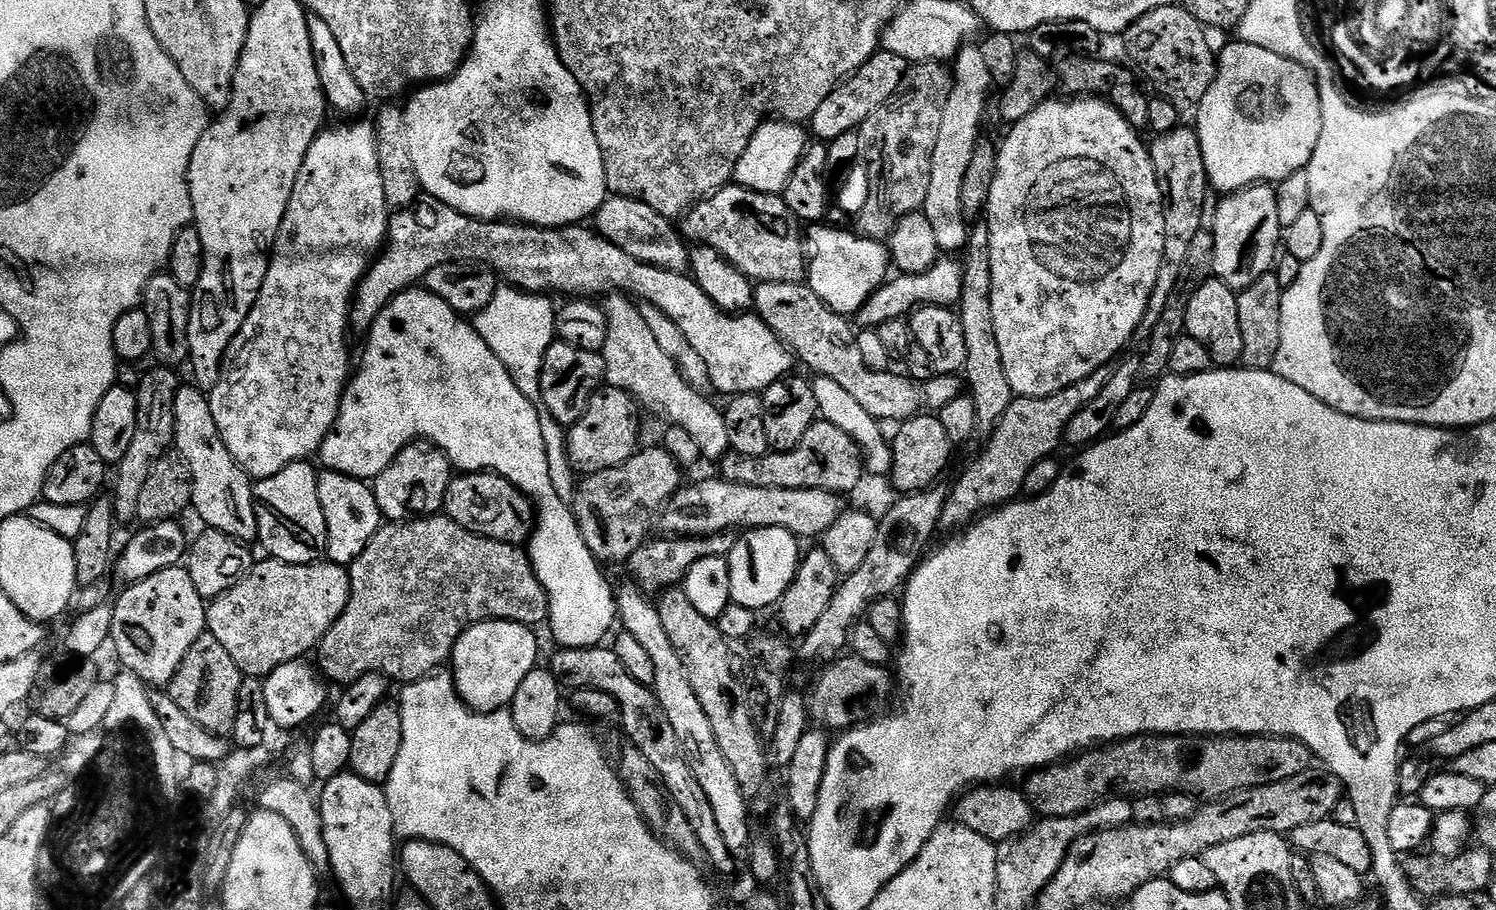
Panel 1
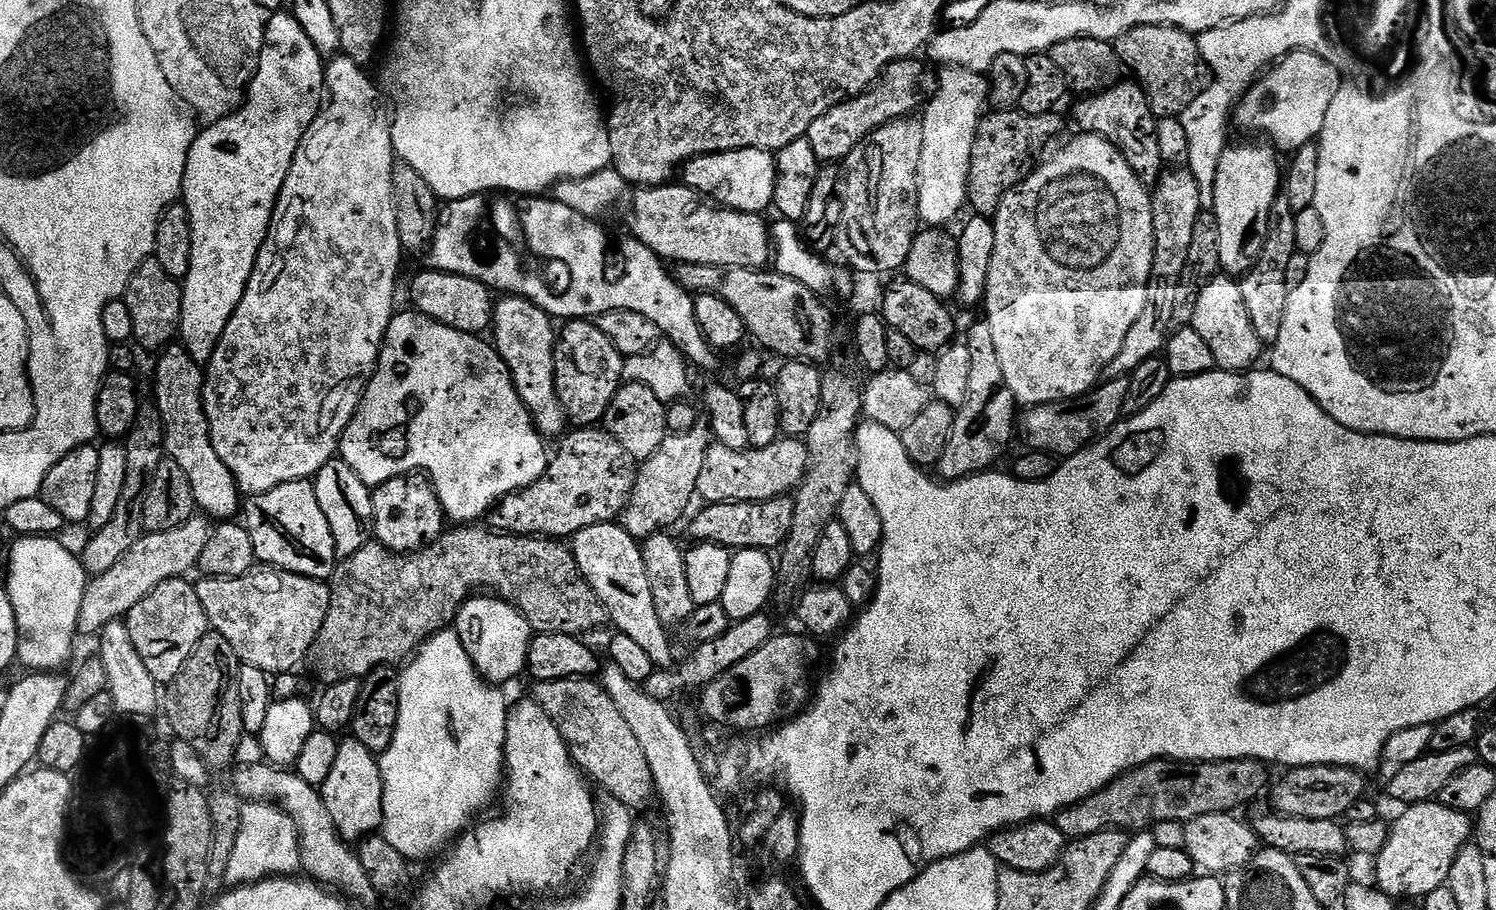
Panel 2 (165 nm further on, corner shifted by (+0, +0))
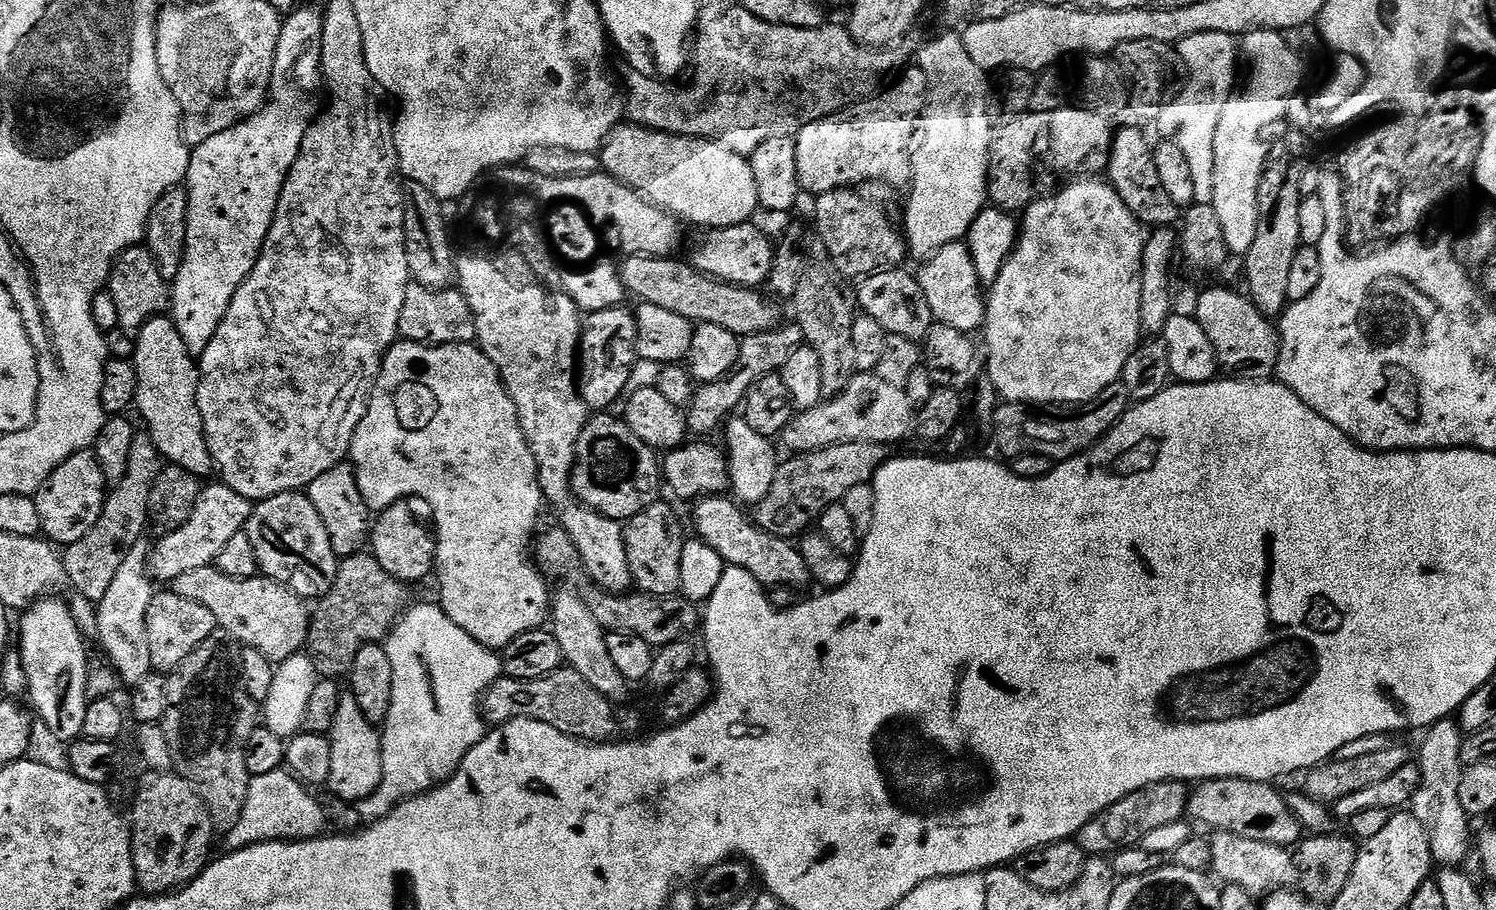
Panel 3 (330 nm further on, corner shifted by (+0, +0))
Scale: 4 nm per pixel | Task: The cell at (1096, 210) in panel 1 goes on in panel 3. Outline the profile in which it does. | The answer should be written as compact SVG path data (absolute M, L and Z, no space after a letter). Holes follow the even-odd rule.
M1076 178L1065 183L1055 194L1045 195L1036 200L1022 213L1022 223L1018 228L1016 248L1010 254L1006 266L1002 266L1002 274L998 274L998 282L990 286L986 296L984 310L984 326L982 337L988 347L987 379L996 387L997 397L1010 404L1081 404L1090 402L1106 386L1117 383L1123 377L1126 358L1134 354L1134 350L1142 342L1140 330L1140 271L1142 270L1142 254L1146 239L1145 225L1126 210L1126 202L1118 198L1111 184L1100 178Z

